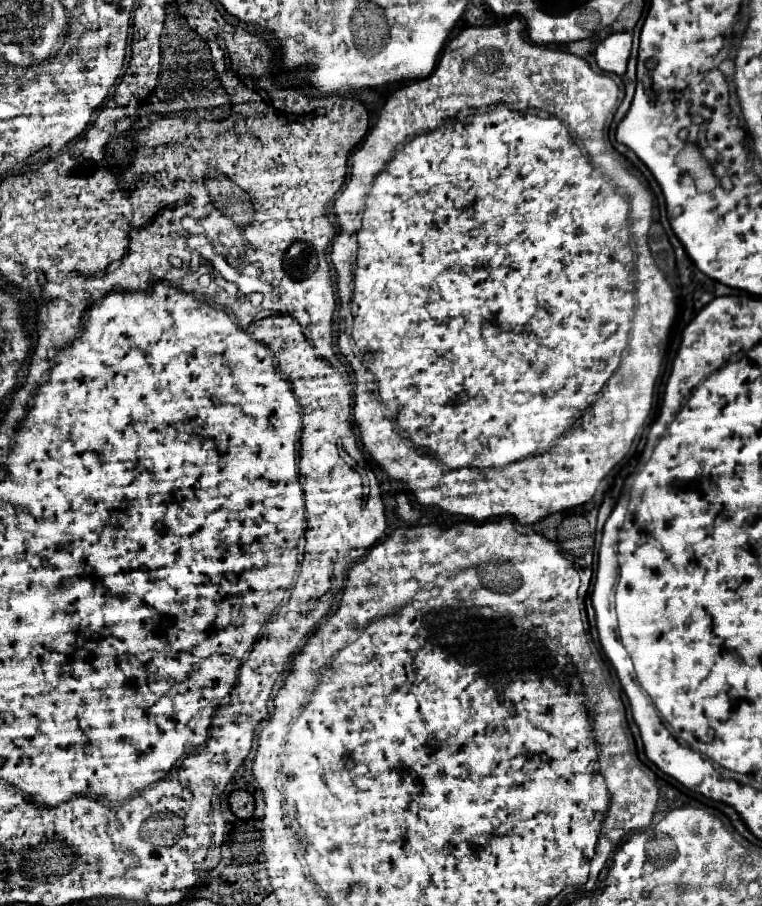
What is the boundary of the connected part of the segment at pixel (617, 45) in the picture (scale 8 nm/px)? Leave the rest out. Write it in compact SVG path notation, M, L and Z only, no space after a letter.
M614 32L606 40L602 40L596 48L596 62L600 70L624 76L626 62L630 56L632 34L630 32Z

